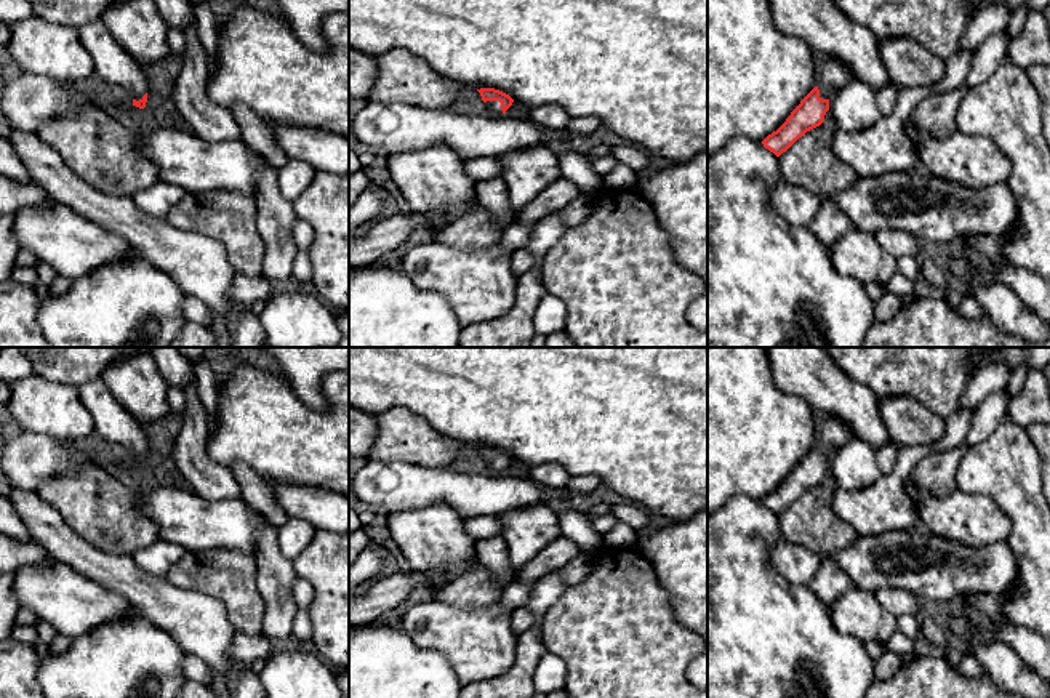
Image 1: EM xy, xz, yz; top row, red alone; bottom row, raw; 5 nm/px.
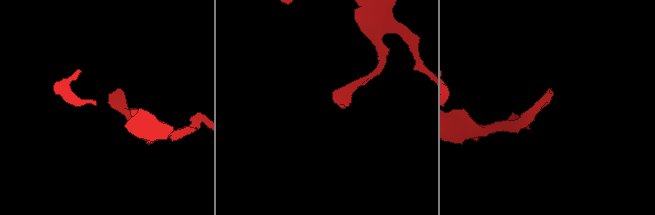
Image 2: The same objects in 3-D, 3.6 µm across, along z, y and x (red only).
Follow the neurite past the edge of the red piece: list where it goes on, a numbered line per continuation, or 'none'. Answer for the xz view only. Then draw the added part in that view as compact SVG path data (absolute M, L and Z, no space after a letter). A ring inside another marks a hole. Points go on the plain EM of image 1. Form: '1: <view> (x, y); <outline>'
1: xz (493, 466); M487 459L483 463L487 466L487 471L490 471L493 474L503 474L501 461L499 459Z

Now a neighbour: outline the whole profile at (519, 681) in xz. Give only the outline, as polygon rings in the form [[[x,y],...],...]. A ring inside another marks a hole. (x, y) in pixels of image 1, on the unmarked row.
[[[525,631],[517,639],[511,668],[499,677],[463,685],[459,698],[533,698],[535,669],[544,652],[541,631]]]

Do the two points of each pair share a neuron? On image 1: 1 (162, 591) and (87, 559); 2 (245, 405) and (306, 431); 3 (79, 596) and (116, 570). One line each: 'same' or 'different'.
1: same
2: same
3: different

